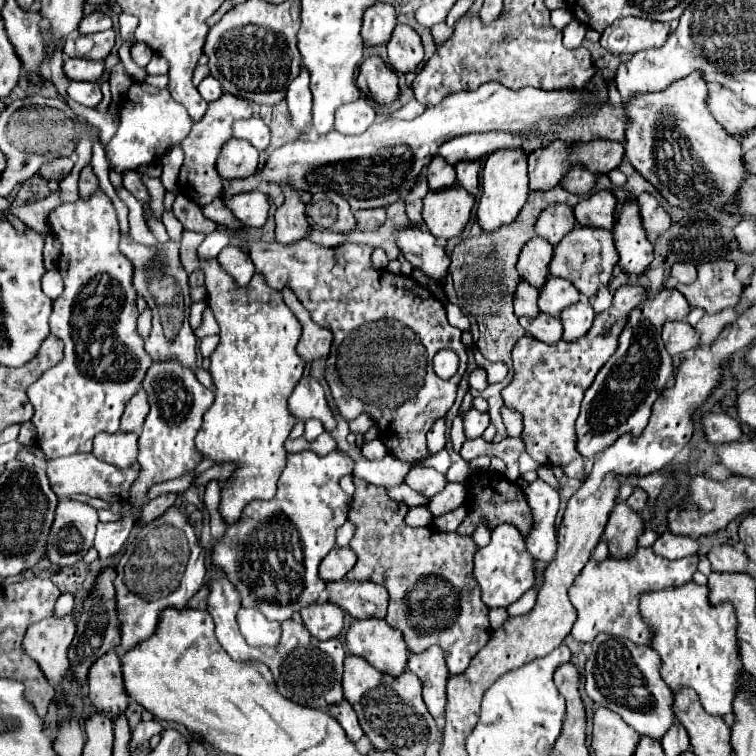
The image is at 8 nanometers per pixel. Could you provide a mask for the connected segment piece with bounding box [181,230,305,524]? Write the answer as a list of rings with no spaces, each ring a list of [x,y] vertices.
[[[183,230],[181,234],[181,260],[185,264],[185,270],[197,270],[199,266],[205,272],[205,286],[207,286],[207,298],[209,298],[209,308],[215,316],[215,320],[219,322],[221,328],[221,340],[217,350],[211,354],[211,376],[215,382],[215,402],[213,406],[205,412],[203,416],[203,426],[195,438],[199,452],[203,452],[205,456],[213,458],[217,464],[223,462],[233,462],[237,464],[235,474],[223,484],[221,488],[221,504],[219,510],[225,518],[225,522],[235,522],[239,520],[243,508],[255,500],[267,500],[275,496],[275,484],[277,478],[281,474],[281,470],[285,468],[285,440],[289,438],[291,428],[295,426],[295,418],[291,416],[289,408],[287,408],[287,400],[295,388],[295,384],[301,380],[303,372],[305,372],[305,362],[299,358],[295,346],[299,342],[301,336],[301,324],[299,320],[293,316],[293,312],[287,308],[287,304],[283,302],[281,292],[277,292],[273,288],[269,288],[265,284],[265,280],[260,274],[255,273],[251,278],[251,282],[247,286],[237,286],[235,280],[231,280],[231,276],[227,276],[227,272],[223,272],[223,268],[219,268],[219,260],[203,260],[197,256],[197,248],[199,244],[205,240],[203,234],[197,232],[189,232]]]

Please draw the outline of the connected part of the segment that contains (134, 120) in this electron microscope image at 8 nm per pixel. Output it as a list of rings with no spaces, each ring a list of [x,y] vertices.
[[[133,82],[121,102],[119,110],[119,128],[115,136],[105,146],[105,154],[111,170],[121,176],[129,170],[139,170],[141,166],[159,160],[167,148],[179,144],[191,130],[193,122],[183,108],[183,104],[175,102],[167,88],[155,88],[145,82]]]

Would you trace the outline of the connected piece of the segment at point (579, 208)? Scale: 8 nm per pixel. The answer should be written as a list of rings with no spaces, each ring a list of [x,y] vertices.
[[[609,190],[595,192],[575,206],[575,216],[585,228],[613,230],[617,220],[617,198]]]

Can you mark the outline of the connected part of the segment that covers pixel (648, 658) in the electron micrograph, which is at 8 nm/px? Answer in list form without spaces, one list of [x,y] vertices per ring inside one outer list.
[[[599,634],[593,642],[593,652],[585,664],[585,690],[595,706],[605,706],[617,712],[641,736],[661,740],[677,722],[673,714],[673,690],[667,688],[659,674],[659,654],[649,646],[637,646],[631,640]]]

